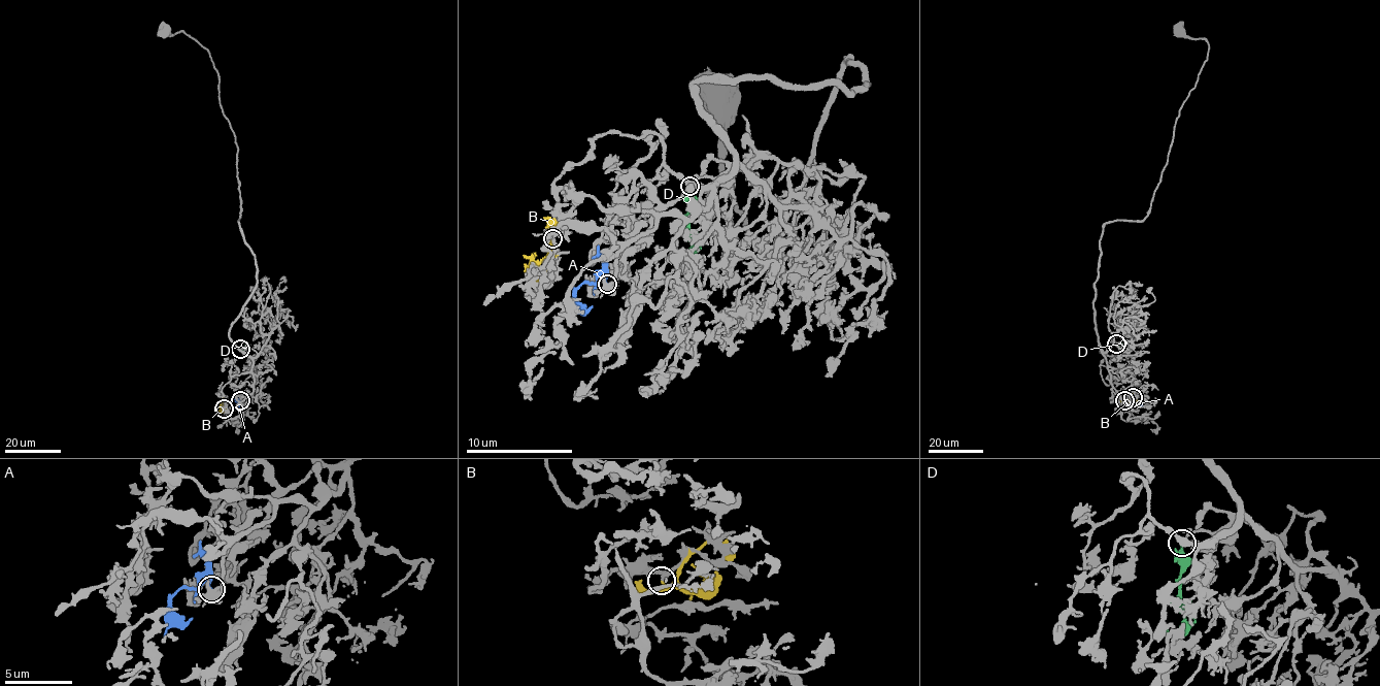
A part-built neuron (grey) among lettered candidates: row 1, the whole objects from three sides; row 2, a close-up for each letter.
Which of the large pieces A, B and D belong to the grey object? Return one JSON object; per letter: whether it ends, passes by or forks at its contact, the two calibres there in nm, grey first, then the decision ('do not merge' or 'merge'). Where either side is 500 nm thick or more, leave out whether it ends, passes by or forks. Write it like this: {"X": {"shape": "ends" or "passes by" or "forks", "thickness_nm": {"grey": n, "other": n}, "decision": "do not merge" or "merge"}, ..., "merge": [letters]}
{"A": {"shape": "ends", "thickness_nm": {"grey": 440, "other": 160}, "decision": "do not merge"}, "B": {"shape": "passes by", "thickness_nm": {"grey": 260, "other": 200}, "decision": "do not merge"}, "D": {"shape": "ends", "thickness_nm": {"grey": 130, "other": 280}, "decision": "merge"}, "merge": ["D"]}

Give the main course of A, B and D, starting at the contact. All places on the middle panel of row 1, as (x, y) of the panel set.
A: (607, 285), (603, 273), (597, 284), (585, 283), (576, 291), (576, 306), (570, 321)
B: (551, 239), (539, 268), (538, 286)
D: (688, 185), (690, 256), (682, 264)

